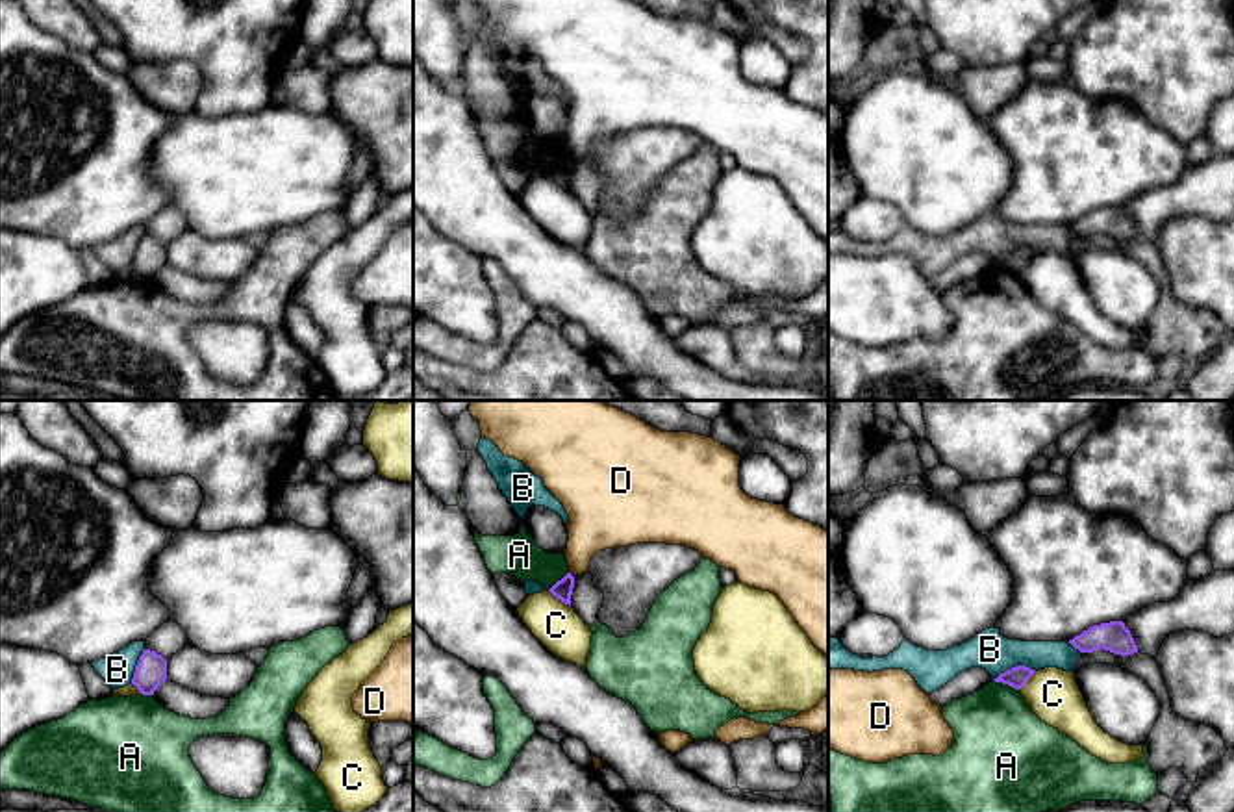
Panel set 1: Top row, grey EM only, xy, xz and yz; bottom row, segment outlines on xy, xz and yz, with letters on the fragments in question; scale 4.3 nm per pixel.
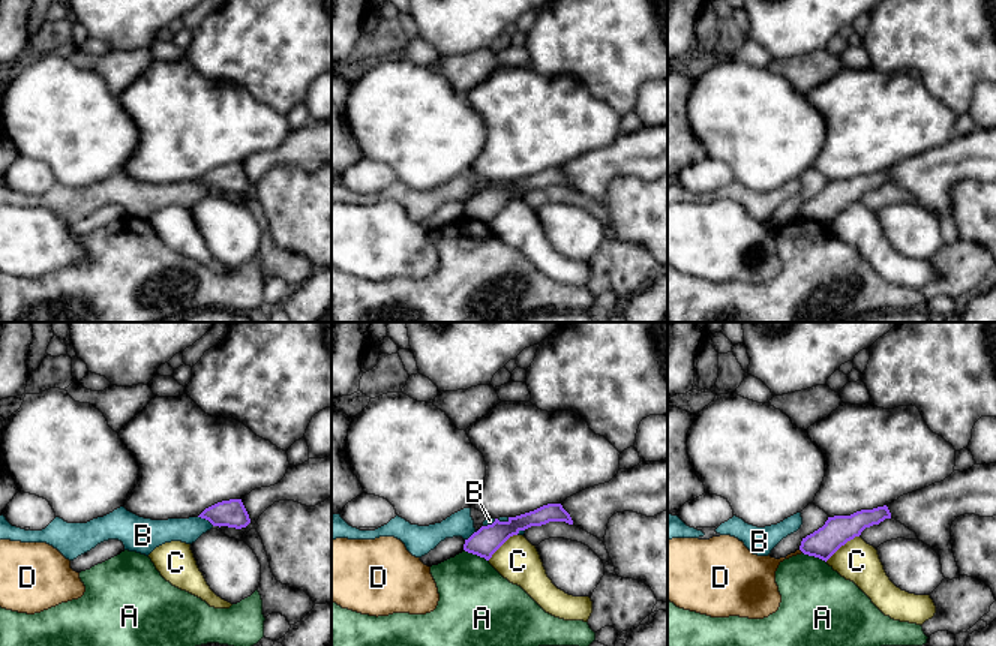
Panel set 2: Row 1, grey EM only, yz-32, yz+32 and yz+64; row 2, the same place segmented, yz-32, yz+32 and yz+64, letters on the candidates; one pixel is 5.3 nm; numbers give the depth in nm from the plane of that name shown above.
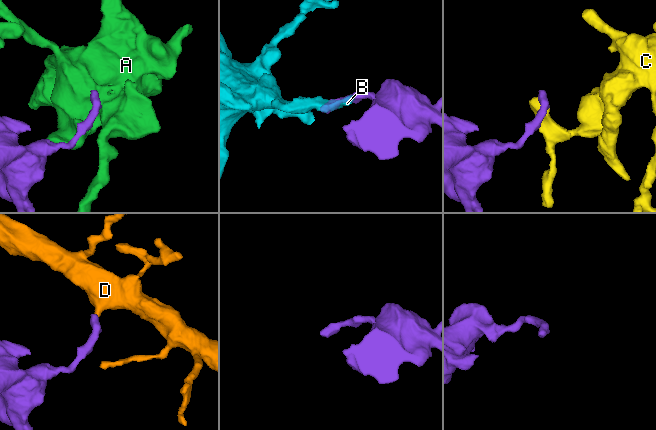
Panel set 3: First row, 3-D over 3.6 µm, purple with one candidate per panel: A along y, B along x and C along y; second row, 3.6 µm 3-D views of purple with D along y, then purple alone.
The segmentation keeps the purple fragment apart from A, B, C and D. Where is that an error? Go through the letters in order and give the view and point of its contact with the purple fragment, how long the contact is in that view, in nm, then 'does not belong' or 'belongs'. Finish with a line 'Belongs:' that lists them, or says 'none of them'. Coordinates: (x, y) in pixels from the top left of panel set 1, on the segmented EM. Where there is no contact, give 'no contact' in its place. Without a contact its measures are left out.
A: meets purple in yz at (1007, 683); contact 120 nm long; does not belong
B: meets purple in yz at (1016, 666); contact 190 nm long; does not belong
C: meets purple in xz at (558, 597); contact 130 nm long; does not belong
D: meets purple in xz at (571, 575); contact 40 nm long; does not belong
Belongs: none of them

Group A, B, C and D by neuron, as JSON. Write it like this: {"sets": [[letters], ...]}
{"sets": [["A"], ["B"], ["C"], ["D"]]}

